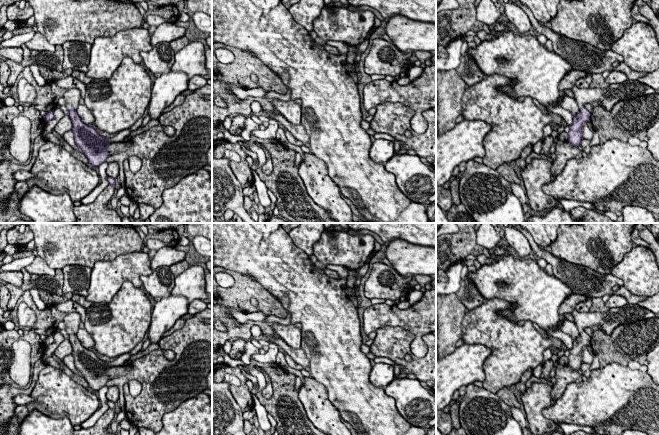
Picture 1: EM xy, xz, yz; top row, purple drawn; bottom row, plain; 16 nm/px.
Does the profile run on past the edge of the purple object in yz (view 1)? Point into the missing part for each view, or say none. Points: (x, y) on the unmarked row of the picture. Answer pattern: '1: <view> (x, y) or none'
1: yz (607, 322)

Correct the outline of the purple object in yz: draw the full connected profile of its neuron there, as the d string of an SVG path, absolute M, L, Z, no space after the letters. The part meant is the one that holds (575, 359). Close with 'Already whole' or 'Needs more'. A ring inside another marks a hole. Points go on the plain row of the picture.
M627 304L624 307L620 308L610 308L605 313L601 313L598 311L578 312L577 310L573 310L571 314L575 320L575 325L578 327L580 333L580 336L575 341L573 341L573 346L569 350L570 354L567 357L568 365L572 368L572 370L575 371L581 369L581 366L583 364L583 347L589 346L591 341L591 337L584 331L585 327L590 328L592 326L598 326L601 331L603 331L607 335L610 335L613 332L613 330L621 324L636 322L639 318L641 318L642 320L646 320L655 317L655 314L653 312L641 307L638 304Z. Needs more

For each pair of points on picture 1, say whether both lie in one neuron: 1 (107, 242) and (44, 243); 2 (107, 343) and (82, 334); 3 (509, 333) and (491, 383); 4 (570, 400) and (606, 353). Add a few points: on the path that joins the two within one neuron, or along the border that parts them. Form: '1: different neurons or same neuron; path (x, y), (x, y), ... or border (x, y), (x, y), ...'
1: same neuron; path (91, 242), (60, 243)
2: different neurons; border (84, 329), (91, 336), (94, 347)
3: same neuron; path (509, 345), (509, 360), (500, 371)
4: different neurons; border (623, 365), (608, 363), (600, 368)

